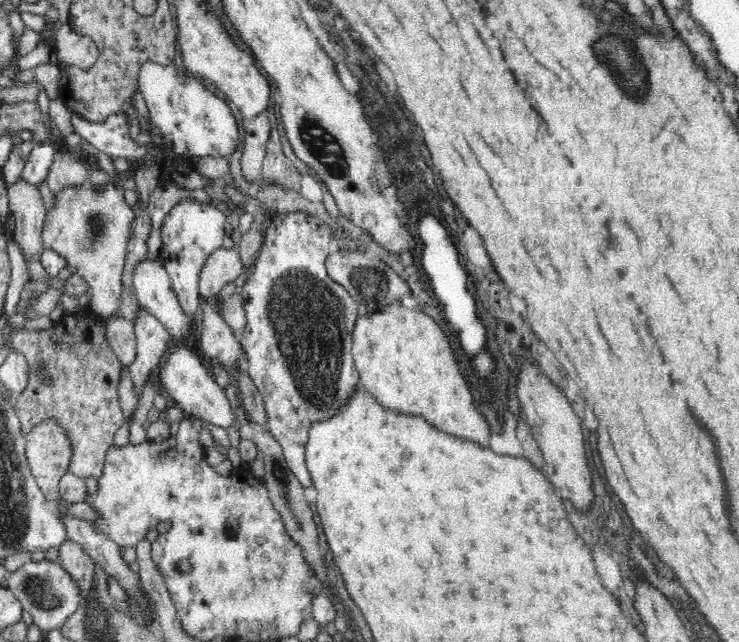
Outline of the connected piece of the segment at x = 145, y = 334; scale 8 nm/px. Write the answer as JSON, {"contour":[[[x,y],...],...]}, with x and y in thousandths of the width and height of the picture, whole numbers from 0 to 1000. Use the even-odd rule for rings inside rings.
{"contour":[[[196,480],[188,483],[188,491],[180,502],[185,550],[183,562],[175,570],[176,590],[181,593],[181,606],[187,620],[202,592],[202,584],[222,564],[230,519],[225,517],[222,506],[214,500],[214,494],[203,489]]]}

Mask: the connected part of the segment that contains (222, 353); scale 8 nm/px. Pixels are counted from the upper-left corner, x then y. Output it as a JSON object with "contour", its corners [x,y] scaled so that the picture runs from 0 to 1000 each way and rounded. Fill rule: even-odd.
{"contour":[[[269,461],[269,477],[273,480],[273,517],[275,530],[267,536],[269,548],[279,551],[287,562],[295,564],[309,578],[329,579],[333,576],[330,564],[332,551],[323,528],[302,497],[292,470]]]}

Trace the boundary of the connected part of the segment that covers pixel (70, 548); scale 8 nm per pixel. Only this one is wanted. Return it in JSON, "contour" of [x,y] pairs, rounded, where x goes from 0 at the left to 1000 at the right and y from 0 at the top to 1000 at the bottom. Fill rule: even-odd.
{"contour":[[[95,840],[84,844],[84,850],[78,850],[78,860],[78,875],[81,875],[87,889],[97,899],[100,911],[108,917],[111,941],[116,944],[115,936],[126,919],[129,874],[120,863],[115,861],[110,847],[101,846]]]}

